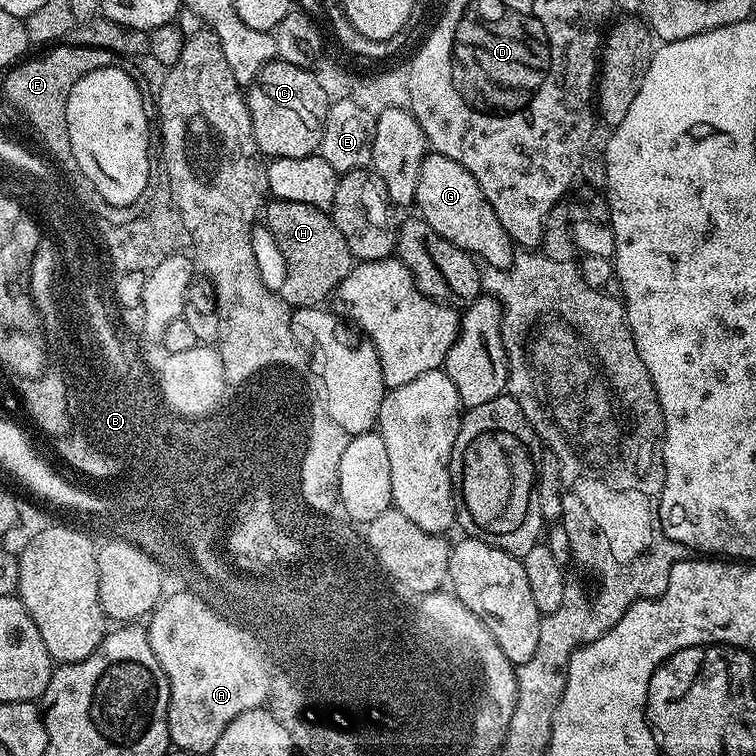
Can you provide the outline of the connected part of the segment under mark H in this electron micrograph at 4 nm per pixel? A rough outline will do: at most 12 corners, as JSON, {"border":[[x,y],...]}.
{"border":[[269,199],[262,224],[293,309],[323,305],[354,267],[323,208]]}

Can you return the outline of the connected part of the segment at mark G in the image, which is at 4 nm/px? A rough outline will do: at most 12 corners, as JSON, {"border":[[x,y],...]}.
{"border":[[434,151],[415,207],[446,242],[507,270],[517,245],[466,166]]}

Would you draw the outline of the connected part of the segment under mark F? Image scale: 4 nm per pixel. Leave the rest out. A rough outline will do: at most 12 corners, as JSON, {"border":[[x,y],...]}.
{"border":[[57,43],[3,73],[4,100],[73,168],[64,102],[132,58]]}

